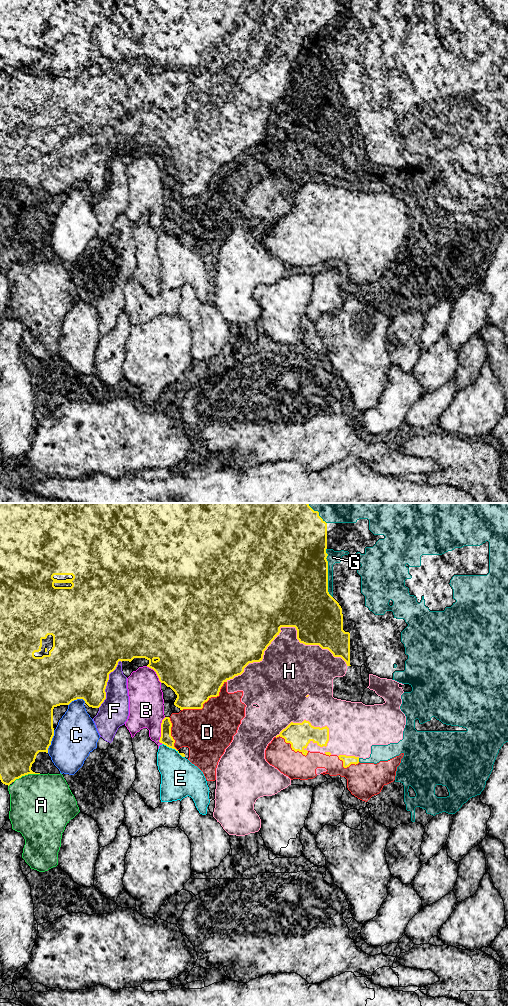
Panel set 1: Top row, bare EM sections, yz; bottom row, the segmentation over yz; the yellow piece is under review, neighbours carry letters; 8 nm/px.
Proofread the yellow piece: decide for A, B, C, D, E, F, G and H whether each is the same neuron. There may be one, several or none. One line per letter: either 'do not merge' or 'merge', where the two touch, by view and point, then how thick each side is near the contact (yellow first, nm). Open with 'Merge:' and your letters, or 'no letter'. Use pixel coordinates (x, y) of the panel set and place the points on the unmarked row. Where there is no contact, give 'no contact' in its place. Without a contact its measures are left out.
Merge: no letter
A: do not merge; contact yz (26, 262); calibres 320 and 460 nm
B: do not merge; contact yz (161, 218); calibres 90 and 280 nm
C: do not merge; contact yz (51, 228); calibres 440 and 340 nm
D: do not merge; contact yz (205, 189); calibres 460 and 400 nm
E: do not merge; contact yz (173, 236); calibres 90 and 300 nm
F: do not merge; contact yz (106, 172); calibres 480 and 240 nm
G: do not merge; contact yz (327, 61); calibres 500 and 100 nm
H: do not merge; contact yz (284, 114); calibres 500 and 320 nm

